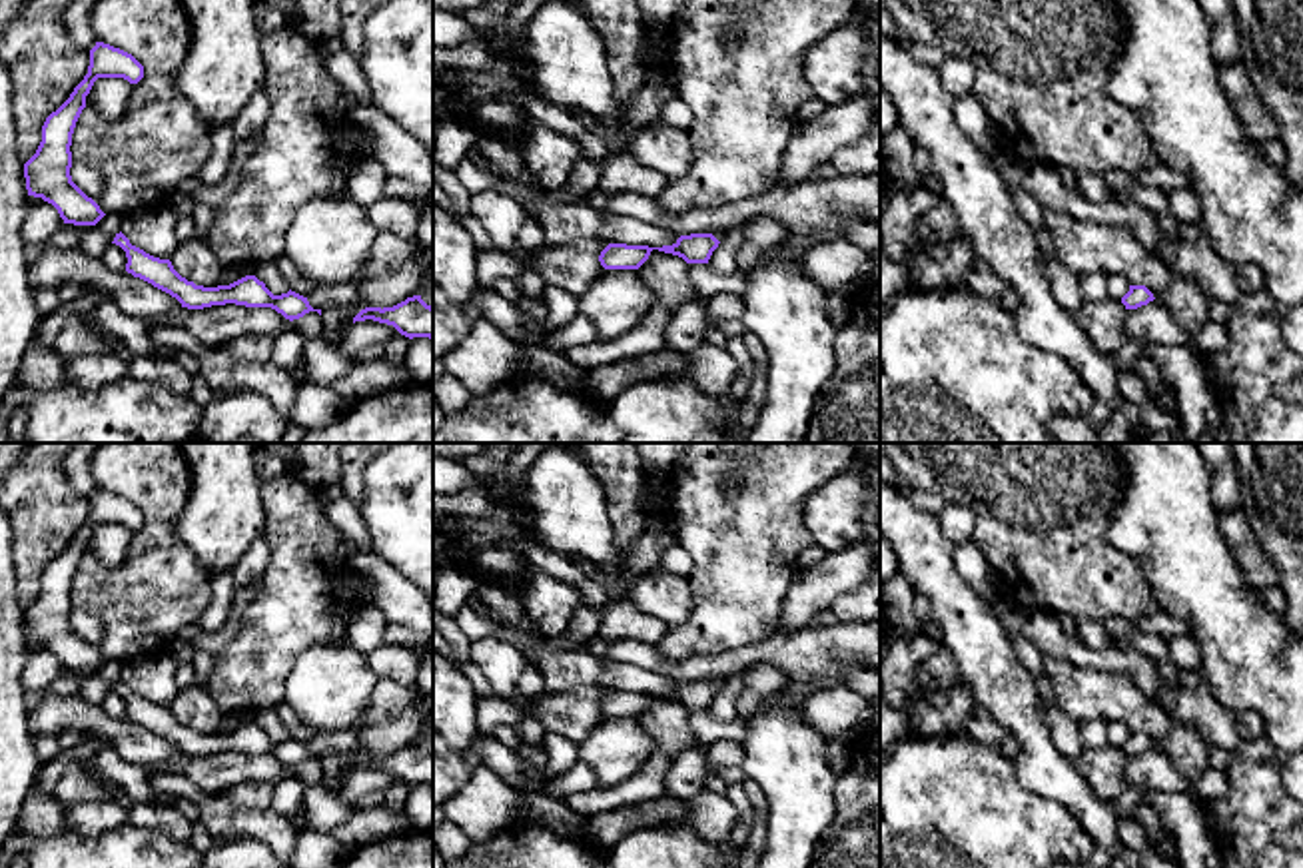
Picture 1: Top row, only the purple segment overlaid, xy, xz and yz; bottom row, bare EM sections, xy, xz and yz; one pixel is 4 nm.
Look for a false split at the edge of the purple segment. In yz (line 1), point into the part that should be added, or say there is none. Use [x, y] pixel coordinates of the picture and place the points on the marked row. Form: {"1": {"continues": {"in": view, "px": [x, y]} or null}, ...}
{"1": {"continues": null}}

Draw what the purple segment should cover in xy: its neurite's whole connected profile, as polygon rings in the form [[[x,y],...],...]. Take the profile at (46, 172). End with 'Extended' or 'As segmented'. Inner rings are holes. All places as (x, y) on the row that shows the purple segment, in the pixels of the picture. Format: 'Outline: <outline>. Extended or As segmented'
Outline: [[[96,42],[90,50],[88,74],[74,88],[70,98],[46,118],[42,126],[42,142],[36,154],[24,164],[28,196],[52,204],[64,223],[74,225],[96,225],[106,216],[70,176],[72,134],[86,108],[86,96],[98,78],[124,78],[130,84],[138,84],[144,78],[144,66],[132,54]]]. As segmented

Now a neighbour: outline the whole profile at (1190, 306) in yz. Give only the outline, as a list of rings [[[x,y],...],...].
[[[1173,273],[1161,301],[1175,317],[1177,327],[1193,337],[1209,321],[1207,293],[1191,279]]]

